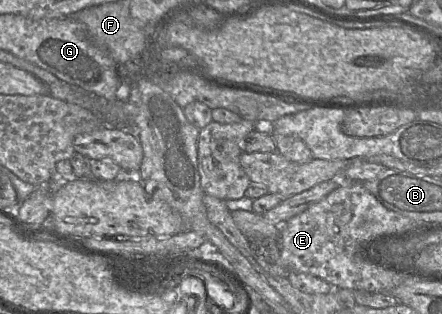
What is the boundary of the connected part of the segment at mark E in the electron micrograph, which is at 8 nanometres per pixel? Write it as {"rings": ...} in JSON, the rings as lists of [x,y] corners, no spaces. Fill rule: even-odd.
{"rings":[[[352,182],[347,186],[338,187],[337,189],[329,193],[322,200],[313,204],[304,212],[290,218],[289,220],[287,220],[285,223],[283,223],[278,227],[279,228],[279,258],[276,263],[271,265],[277,266],[279,275],[287,276],[287,274],[290,272],[308,273],[325,280],[332,286],[333,289],[350,289],[350,290],[357,290],[357,291],[367,291],[371,293],[388,293],[388,294],[391,294],[391,291],[405,279],[405,277],[393,271],[383,269],[379,266],[376,266],[374,264],[371,264],[369,262],[362,260],[359,255],[359,251],[364,243],[366,243],[368,240],[370,240],[372,237],[378,234],[402,232],[413,226],[424,223],[424,221],[414,220],[409,217],[398,214],[392,210],[387,209],[361,183],[362,182]]]}

